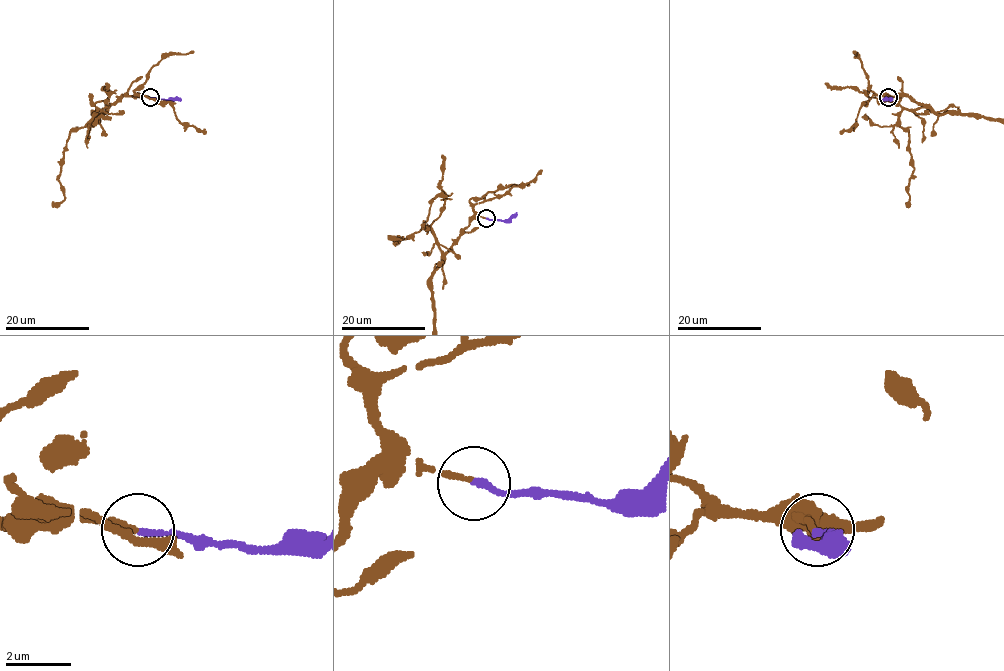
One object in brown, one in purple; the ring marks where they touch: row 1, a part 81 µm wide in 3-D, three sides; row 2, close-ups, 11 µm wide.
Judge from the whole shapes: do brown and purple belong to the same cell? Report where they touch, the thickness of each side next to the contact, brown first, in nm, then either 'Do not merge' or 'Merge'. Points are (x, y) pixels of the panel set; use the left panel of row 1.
Place: (150, 97). Thickness 160 nm (brown) against 200 nm. Merge

